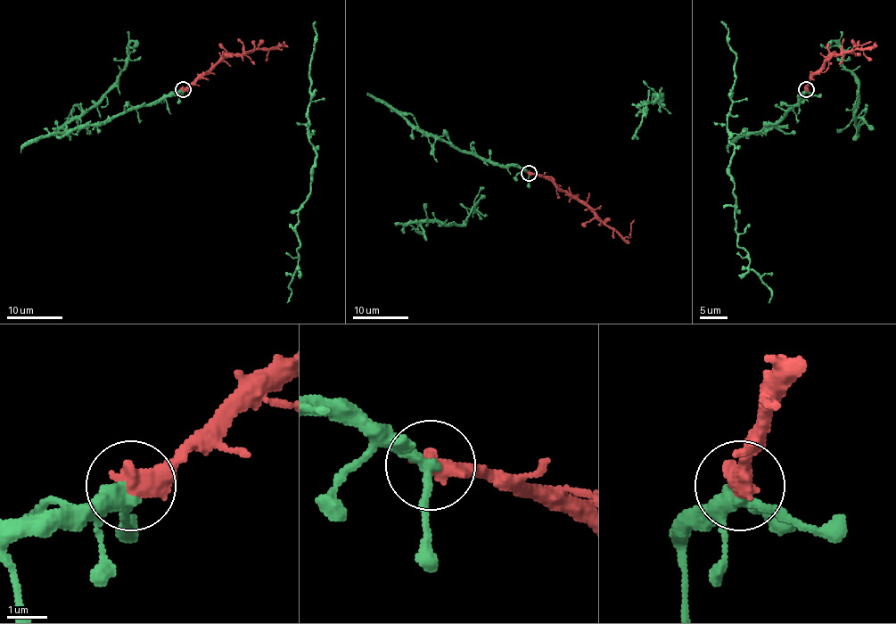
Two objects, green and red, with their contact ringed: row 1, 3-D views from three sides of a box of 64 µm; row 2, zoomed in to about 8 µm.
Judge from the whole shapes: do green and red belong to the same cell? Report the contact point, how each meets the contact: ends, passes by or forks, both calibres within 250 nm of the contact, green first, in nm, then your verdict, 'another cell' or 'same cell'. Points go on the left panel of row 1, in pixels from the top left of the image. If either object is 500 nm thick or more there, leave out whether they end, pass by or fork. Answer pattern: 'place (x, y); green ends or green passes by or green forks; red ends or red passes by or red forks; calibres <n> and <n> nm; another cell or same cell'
place (183, 89); calibres 320 and 550 nm; same cell

